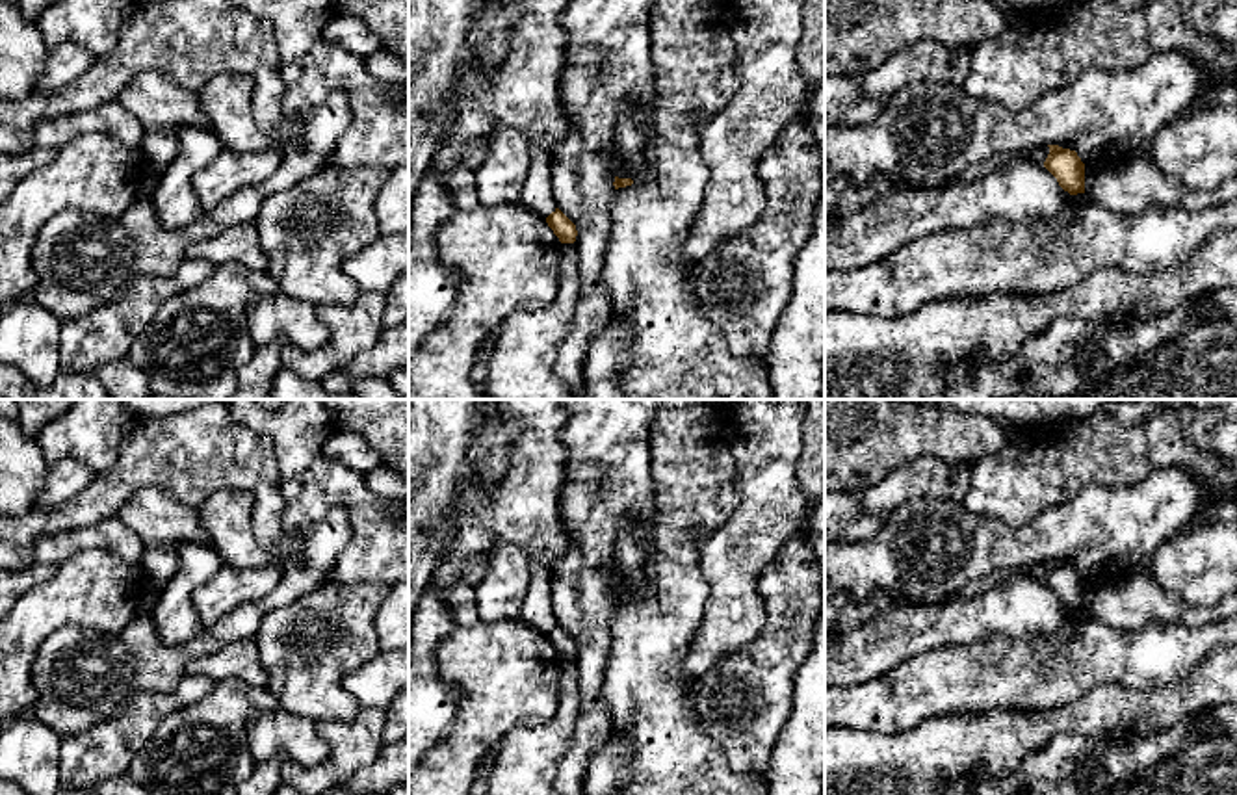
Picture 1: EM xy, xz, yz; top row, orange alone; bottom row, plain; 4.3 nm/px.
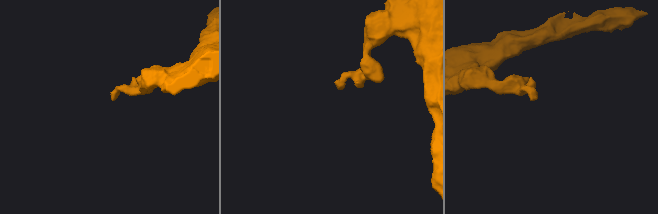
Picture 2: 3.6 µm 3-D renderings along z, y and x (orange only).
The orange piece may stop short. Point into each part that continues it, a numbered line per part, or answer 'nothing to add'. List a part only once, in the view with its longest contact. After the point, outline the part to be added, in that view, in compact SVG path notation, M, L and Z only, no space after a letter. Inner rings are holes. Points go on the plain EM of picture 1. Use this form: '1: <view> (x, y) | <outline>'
nothing to add

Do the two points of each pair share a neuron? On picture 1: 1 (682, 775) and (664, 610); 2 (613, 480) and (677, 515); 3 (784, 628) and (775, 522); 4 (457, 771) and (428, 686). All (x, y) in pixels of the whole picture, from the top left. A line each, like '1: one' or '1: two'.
1: one
2: two
3: two
4: two

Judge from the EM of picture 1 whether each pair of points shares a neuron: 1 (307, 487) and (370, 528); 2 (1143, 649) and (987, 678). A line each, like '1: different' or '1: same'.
1: same
2: same

